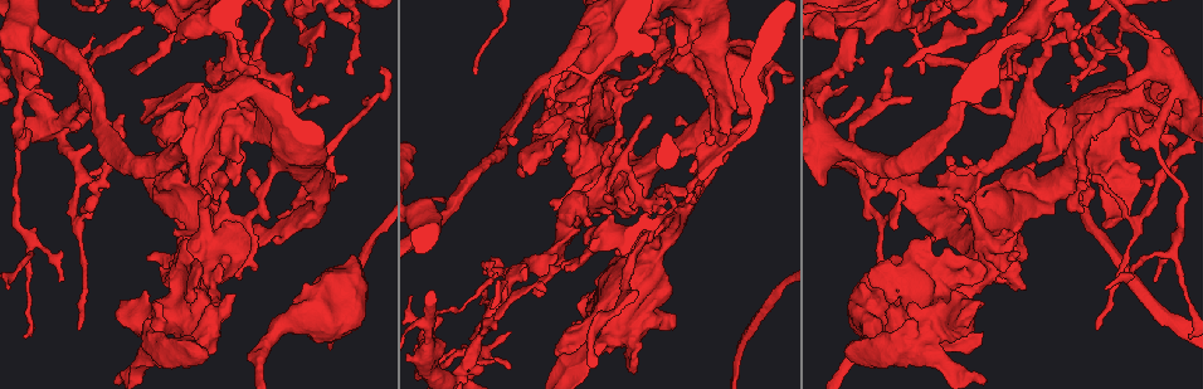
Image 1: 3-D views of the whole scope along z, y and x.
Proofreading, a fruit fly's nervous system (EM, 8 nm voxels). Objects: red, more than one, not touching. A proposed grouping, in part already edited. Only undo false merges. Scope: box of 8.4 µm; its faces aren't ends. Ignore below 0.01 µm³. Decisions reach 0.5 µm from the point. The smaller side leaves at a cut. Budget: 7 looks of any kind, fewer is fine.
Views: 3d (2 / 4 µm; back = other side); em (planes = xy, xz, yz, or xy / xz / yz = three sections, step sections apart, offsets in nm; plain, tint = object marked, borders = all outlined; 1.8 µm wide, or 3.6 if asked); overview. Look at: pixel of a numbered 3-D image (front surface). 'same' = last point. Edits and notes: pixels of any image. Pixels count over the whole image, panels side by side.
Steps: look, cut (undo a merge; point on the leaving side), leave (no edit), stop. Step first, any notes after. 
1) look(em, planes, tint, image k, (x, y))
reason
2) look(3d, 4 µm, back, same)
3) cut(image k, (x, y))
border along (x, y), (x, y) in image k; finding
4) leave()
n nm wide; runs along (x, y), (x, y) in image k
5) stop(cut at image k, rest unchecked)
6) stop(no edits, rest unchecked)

look(3d, 2 µm, image 1, (983, 174))
sharp bend

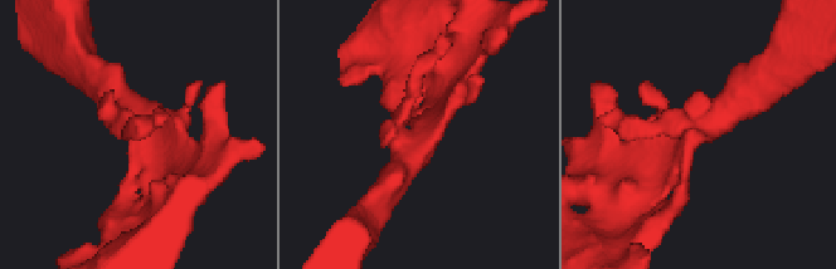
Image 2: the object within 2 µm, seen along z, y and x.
look(em, planes, tint, image 2, (418, 131))
shape alone is not enough

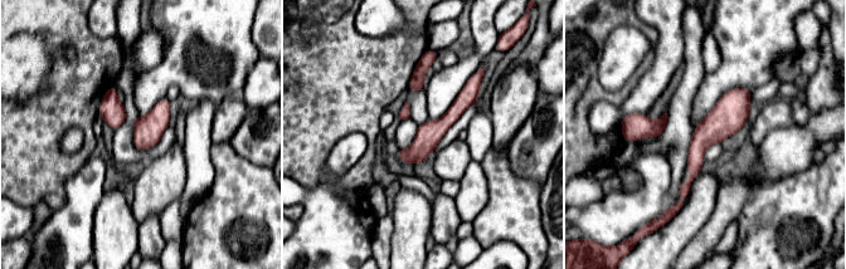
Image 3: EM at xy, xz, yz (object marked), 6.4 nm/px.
leave()
runs along (747, 92), (700, 141), (679, 205) in image 3; one cell here

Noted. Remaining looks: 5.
look(em, yz, step 8, tint, image 1, (577, 216))
abrupt turn

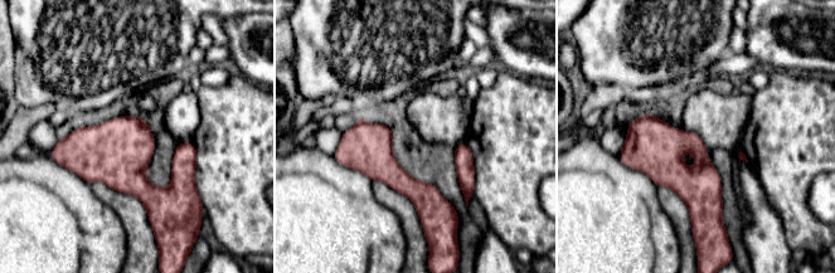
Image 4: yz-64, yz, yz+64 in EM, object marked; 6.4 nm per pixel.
look(em, planes, tint, same)
another direction

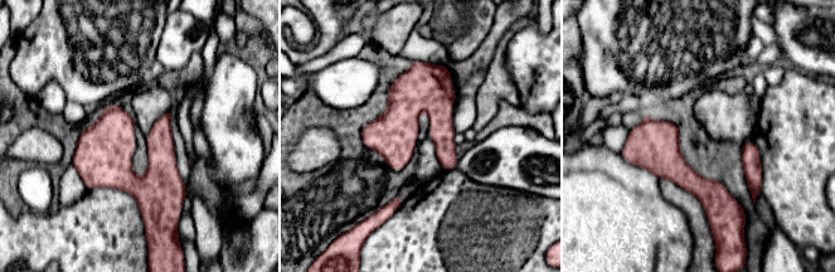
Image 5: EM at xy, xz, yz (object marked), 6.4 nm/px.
leave()
continuous, no second cell

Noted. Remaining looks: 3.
look(em, planes, tint, image 1, (259, 66))
sharp bend

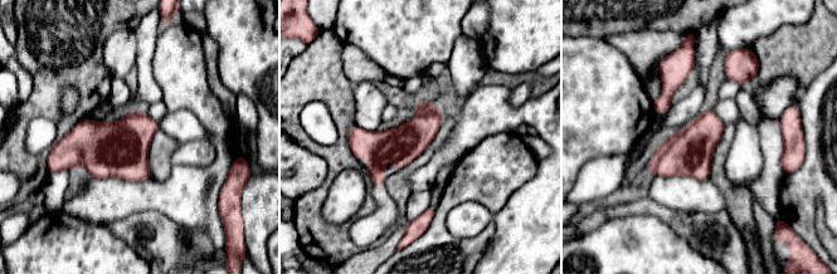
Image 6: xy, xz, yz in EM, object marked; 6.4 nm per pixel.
leave()
240 nm wide; all the same cell

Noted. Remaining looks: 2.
stop(no edits, rest unchecked)

